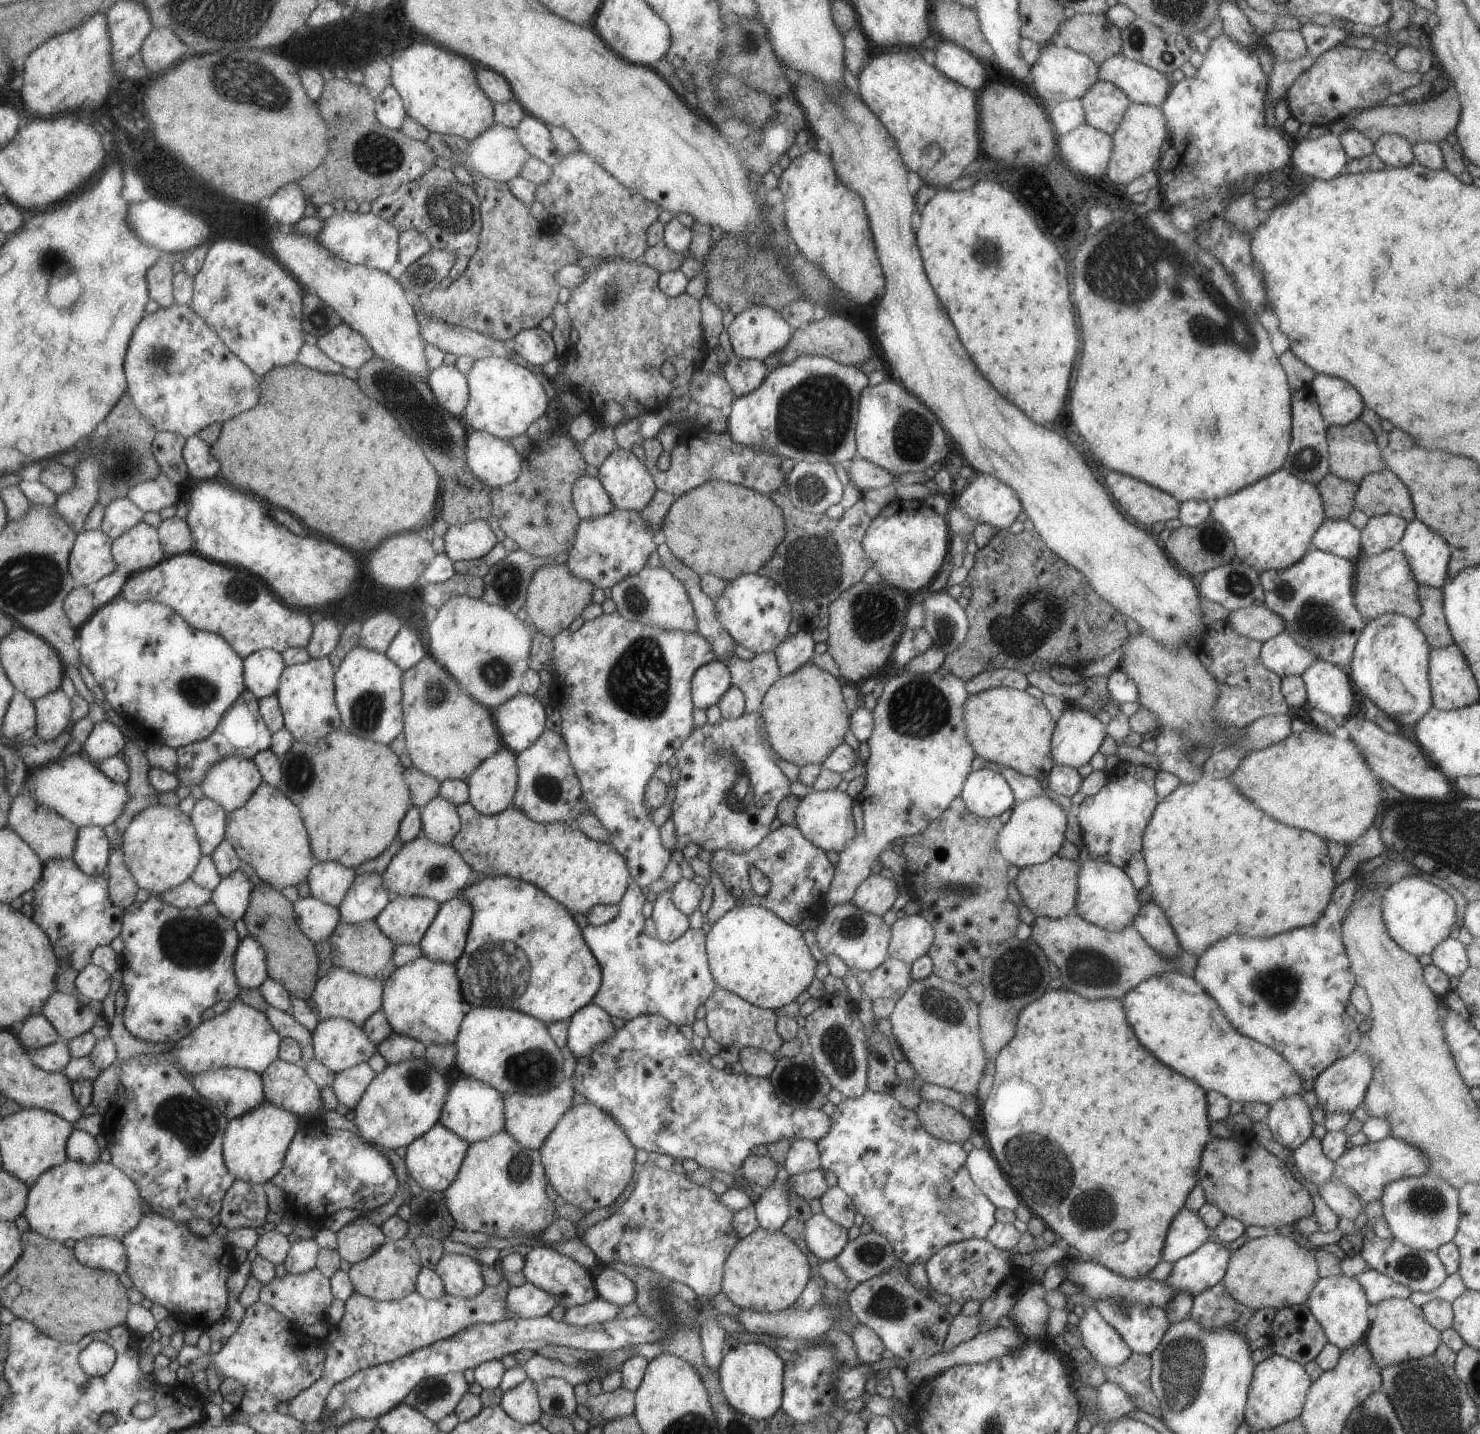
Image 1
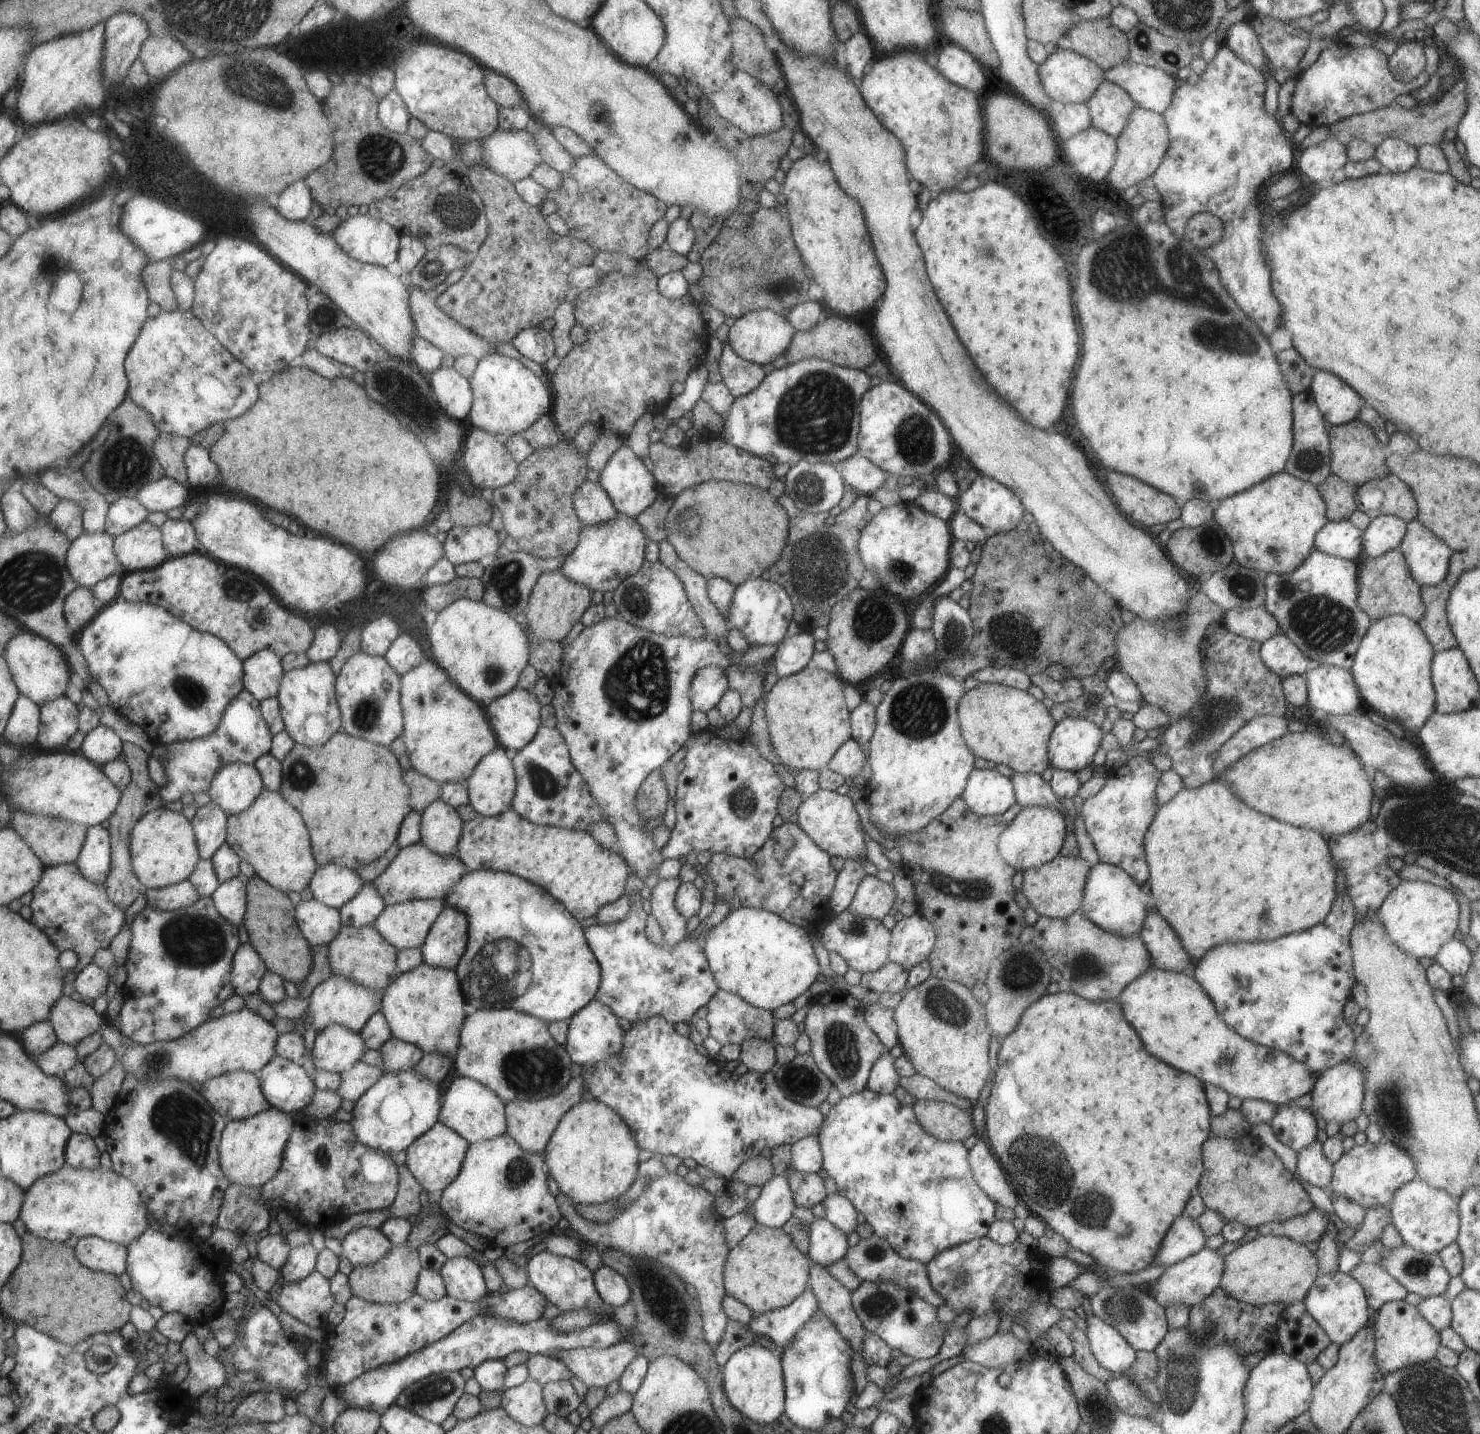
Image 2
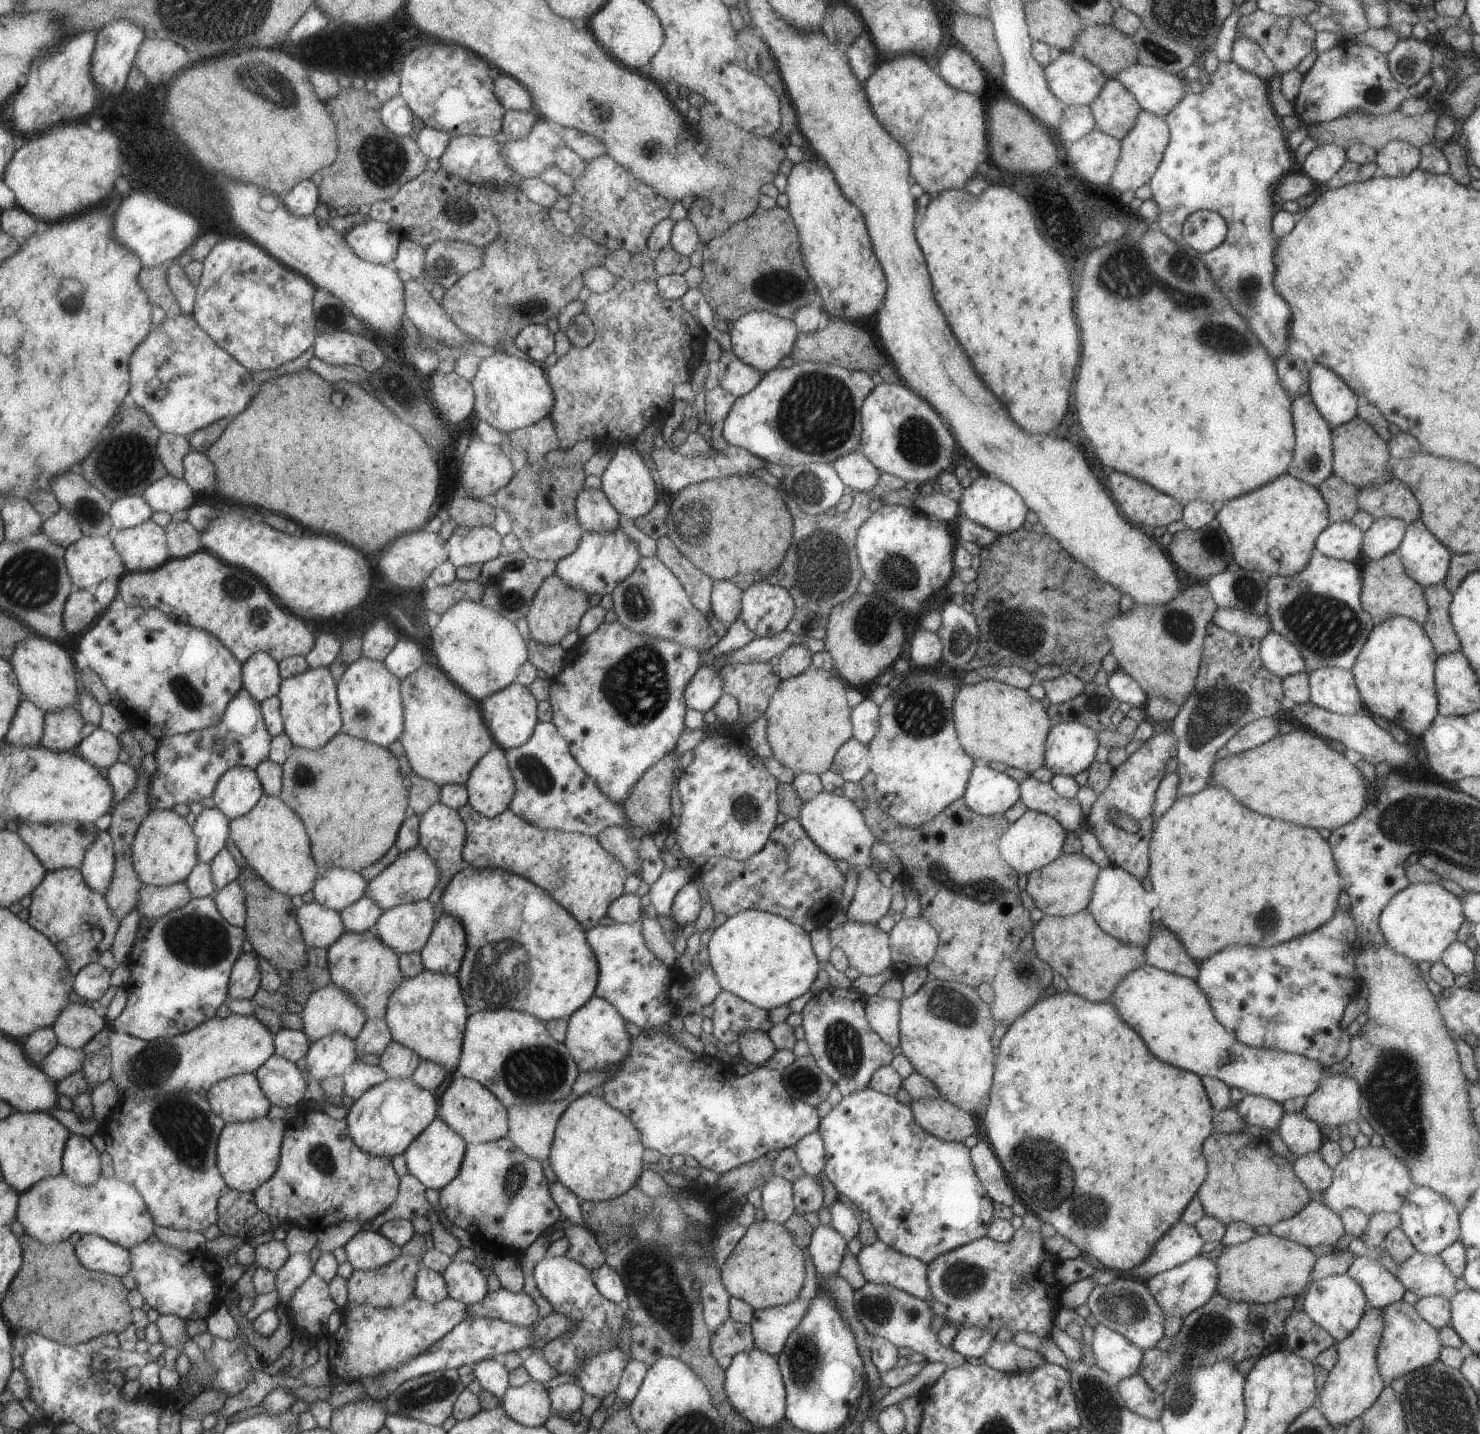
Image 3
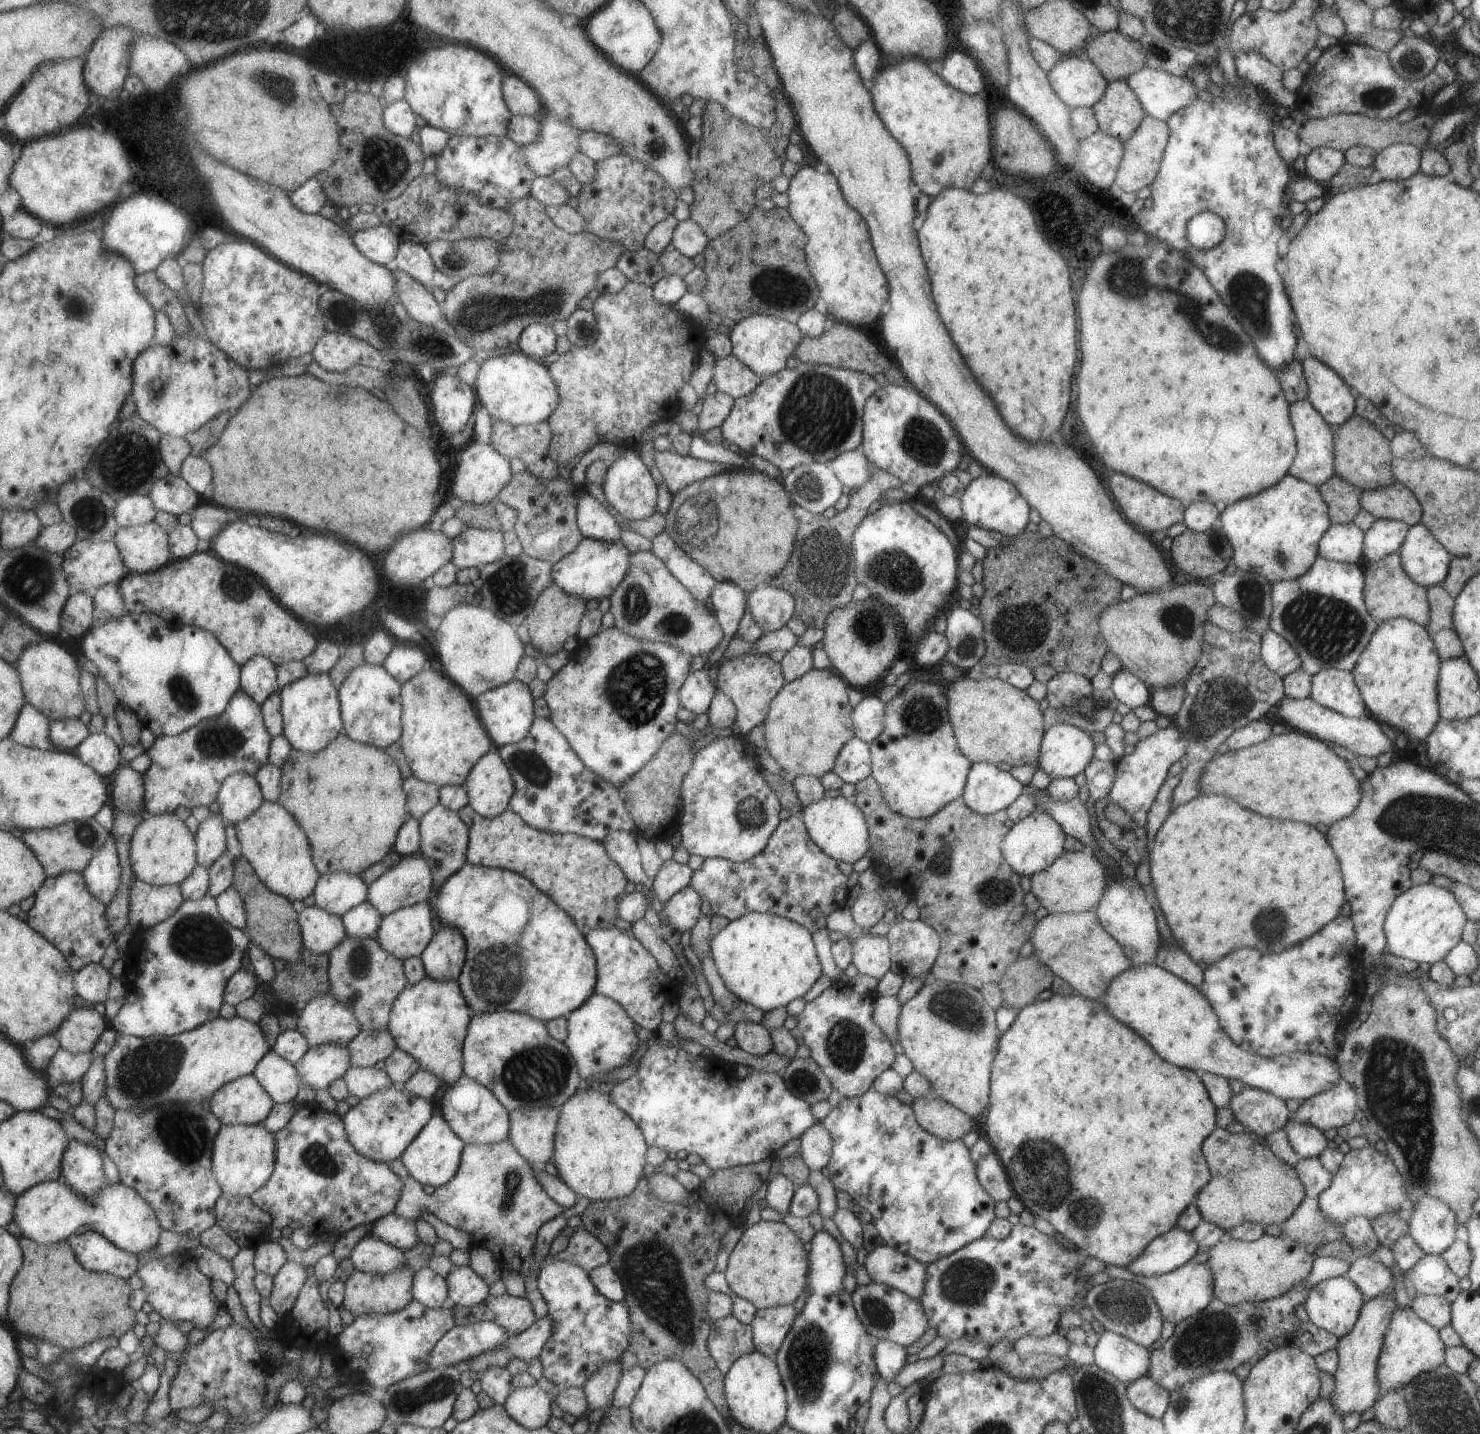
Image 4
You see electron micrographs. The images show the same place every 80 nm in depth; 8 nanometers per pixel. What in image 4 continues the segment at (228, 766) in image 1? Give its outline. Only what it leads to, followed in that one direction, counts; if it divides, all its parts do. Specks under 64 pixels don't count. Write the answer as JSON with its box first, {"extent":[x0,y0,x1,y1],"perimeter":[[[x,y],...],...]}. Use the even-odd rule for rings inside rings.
{"extent":[215,772,263,825],"perimeter":[[[245,772],[229,774],[217,787],[216,794],[215,802],[219,805],[220,816],[231,825],[245,820],[263,801],[254,776]]]}

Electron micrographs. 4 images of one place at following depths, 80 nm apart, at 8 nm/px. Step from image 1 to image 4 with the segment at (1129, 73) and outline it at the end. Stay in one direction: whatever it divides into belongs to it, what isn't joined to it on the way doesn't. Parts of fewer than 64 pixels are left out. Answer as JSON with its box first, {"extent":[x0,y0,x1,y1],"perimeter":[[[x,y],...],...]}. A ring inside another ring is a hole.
{"extent":[1124,67,1197,122],"perimeter":[[[1150,67],[1129,74],[1124,81],[1133,90],[1144,113],[1165,122],[1173,112],[1189,106],[1197,94],[1191,79]]]}

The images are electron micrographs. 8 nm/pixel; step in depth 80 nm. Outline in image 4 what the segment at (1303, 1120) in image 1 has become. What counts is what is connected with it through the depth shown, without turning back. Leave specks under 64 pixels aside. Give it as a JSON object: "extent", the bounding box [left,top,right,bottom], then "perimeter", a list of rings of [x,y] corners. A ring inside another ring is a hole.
{"extent":[1283,1118,1327,1159],"perimeter":[[[1289,1118],[1283,1130],[1285,1130],[1289,1146],[1293,1148],[1293,1152],[1300,1159],[1318,1158],[1319,1154],[1327,1148],[1327,1140],[1325,1140],[1322,1131],[1317,1130],[1311,1124],[1295,1122]]]}

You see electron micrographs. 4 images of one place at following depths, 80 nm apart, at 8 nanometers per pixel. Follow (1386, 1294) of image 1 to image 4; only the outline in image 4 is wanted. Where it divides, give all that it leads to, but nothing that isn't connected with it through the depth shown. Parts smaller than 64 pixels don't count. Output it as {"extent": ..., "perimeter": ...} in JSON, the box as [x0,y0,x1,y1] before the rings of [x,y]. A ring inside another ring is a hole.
{"extent":[1342,1256,1394,1300],"perimeter":[[[1355,1256],[1342,1276],[1359,1288],[1365,1300],[1387,1294],[1394,1288],[1394,1278],[1390,1270],[1371,1256]]]}

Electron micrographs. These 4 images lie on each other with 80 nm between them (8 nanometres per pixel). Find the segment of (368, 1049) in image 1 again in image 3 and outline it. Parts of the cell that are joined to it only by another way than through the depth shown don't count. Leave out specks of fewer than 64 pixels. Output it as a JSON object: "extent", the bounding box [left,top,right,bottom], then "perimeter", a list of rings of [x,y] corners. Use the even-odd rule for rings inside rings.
{"extent":[305,1032,357,1081],"perimeter":[[[331,1032],[309,1044],[305,1056],[306,1074],[311,1074],[315,1081],[331,1076],[342,1077],[357,1056],[353,1038],[341,1032]]]}

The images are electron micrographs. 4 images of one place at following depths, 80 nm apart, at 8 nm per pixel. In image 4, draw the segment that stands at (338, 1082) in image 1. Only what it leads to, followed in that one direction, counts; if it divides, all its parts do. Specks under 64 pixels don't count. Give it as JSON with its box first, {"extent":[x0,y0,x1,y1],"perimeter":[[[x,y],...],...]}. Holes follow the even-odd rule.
{"extent":[342,1066,392,1099],"perimeter":[[[349,1066],[342,1078],[349,1095],[354,1095],[358,1099],[366,1098],[377,1090],[385,1090],[392,1084],[384,1071],[365,1066]]]}

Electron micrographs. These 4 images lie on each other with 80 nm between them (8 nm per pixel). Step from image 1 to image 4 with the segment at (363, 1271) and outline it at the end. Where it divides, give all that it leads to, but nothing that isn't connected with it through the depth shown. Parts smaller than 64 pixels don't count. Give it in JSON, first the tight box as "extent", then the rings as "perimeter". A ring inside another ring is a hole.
{"extent":[343,1263,414,1316],"perimeter":[[[406,1263],[389,1274],[368,1274],[354,1270],[344,1283],[343,1308],[353,1316],[361,1314],[388,1314],[402,1310],[411,1302],[411,1284],[414,1271]]]}

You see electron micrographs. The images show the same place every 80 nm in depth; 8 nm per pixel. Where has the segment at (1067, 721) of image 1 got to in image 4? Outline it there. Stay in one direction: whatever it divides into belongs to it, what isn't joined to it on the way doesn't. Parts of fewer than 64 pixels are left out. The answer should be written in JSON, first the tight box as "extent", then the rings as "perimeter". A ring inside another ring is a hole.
{"extent":[1037,723,1095,779],"perimeter":[[[1058,723],[1047,729],[1041,740],[1037,768],[1049,779],[1071,778],[1084,772],[1093,759],[1095,746],[1087,732]]]}

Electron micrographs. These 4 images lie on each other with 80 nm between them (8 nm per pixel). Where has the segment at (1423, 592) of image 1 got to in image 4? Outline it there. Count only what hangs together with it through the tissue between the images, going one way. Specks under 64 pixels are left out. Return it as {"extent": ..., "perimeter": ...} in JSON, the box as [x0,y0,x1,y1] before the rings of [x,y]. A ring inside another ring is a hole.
{"extent":[1424,585,1464,660],"perimeter":[[[1442,585],[1429,586],[1426,589],[1426,598],[1430,616],[1424,628],[1440,660],[1464,656],[1461,642],[1452,626],[1454,599]]]}

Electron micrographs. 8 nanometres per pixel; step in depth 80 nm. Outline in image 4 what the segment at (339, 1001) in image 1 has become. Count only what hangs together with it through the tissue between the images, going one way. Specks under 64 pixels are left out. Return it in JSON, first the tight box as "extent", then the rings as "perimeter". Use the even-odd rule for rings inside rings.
{"extent":[296,994,360,1046],"perimeter":[[[333,994],[313,996],[299,1012],[296,1029],[308,1046],[335,1042],[346,1046],[360,1032],[355,1016]]]}

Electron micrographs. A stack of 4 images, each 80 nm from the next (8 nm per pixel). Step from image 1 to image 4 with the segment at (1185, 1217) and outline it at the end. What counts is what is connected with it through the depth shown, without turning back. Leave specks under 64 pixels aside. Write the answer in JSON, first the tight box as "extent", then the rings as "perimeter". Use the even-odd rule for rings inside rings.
{"extent":[1126,1227,1198,1276],"perimeter":[[[1174,1227],[1157,1236],[1126,1270],[1135,1276],[1161,1275],[1186,1264],[1196,1254],[1198,1247],[1189,1232]]]}

